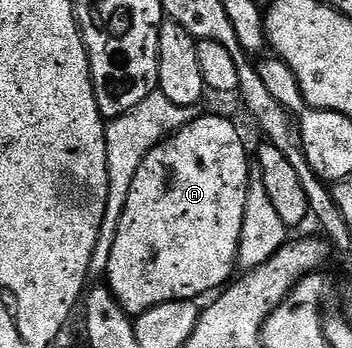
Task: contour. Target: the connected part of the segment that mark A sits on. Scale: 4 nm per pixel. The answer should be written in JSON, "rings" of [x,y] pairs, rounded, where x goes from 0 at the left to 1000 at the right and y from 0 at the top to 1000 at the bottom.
{"rings":[[[614,328],[563,333],[531,362],[486,385],[480,397],[452,408],[435,431],[403,460],[403,483],[381,506],[381,529],[369,529],[369,563],[358,563],[358,598],[347,609],[347,632],[335,644],[335,681],[324,687],[324,724],[313,736],[313,759],[301,790],[301,819],[324,839],[335,874],[366,908],[384,908],[438,885],[449,874],[472,874],[494,862],[577,859],[577,845],[599,848],[628,828],[645,825],[662,807],[676,776],[676,744],[682,736],[682,681],[688,678],[688,632],[693,629],[693,601],[705,572],[705,454],[710,466],[710,431],[693,422],[693,408],[682,399],[682,385],[670,376],[670,362],[648,339],[622,339]]]}

